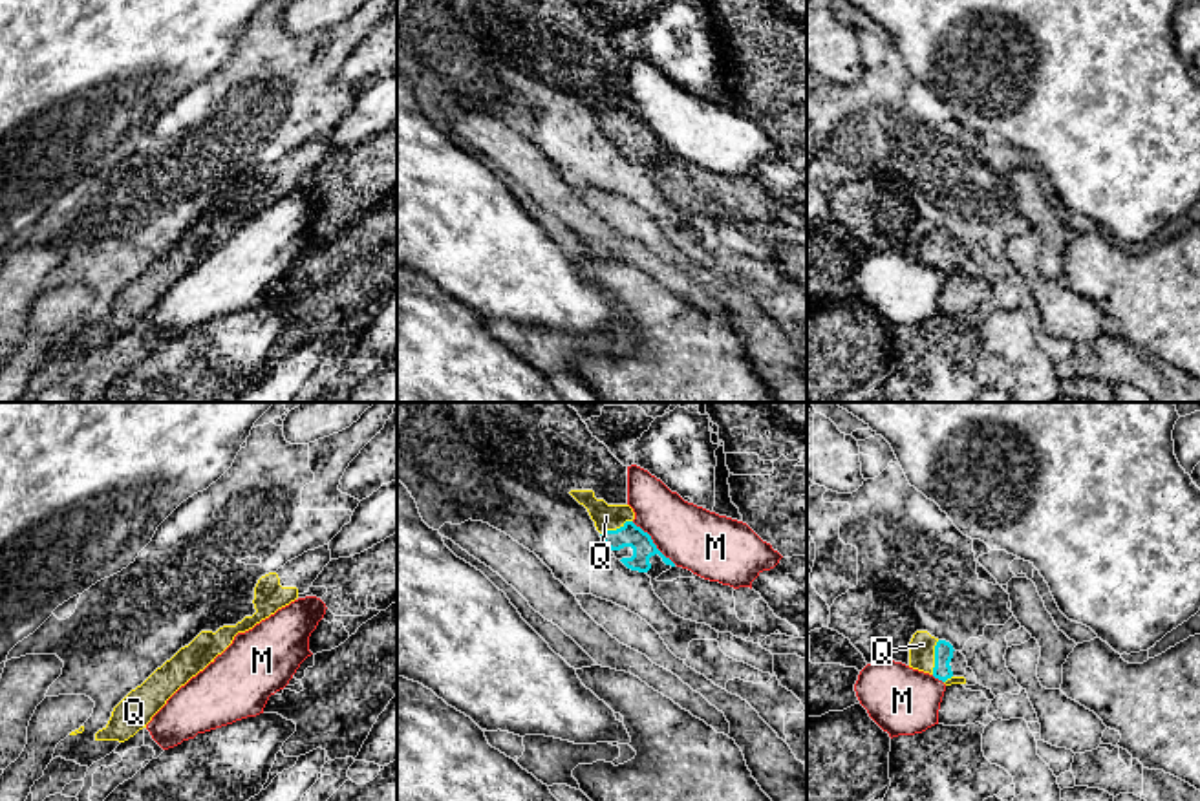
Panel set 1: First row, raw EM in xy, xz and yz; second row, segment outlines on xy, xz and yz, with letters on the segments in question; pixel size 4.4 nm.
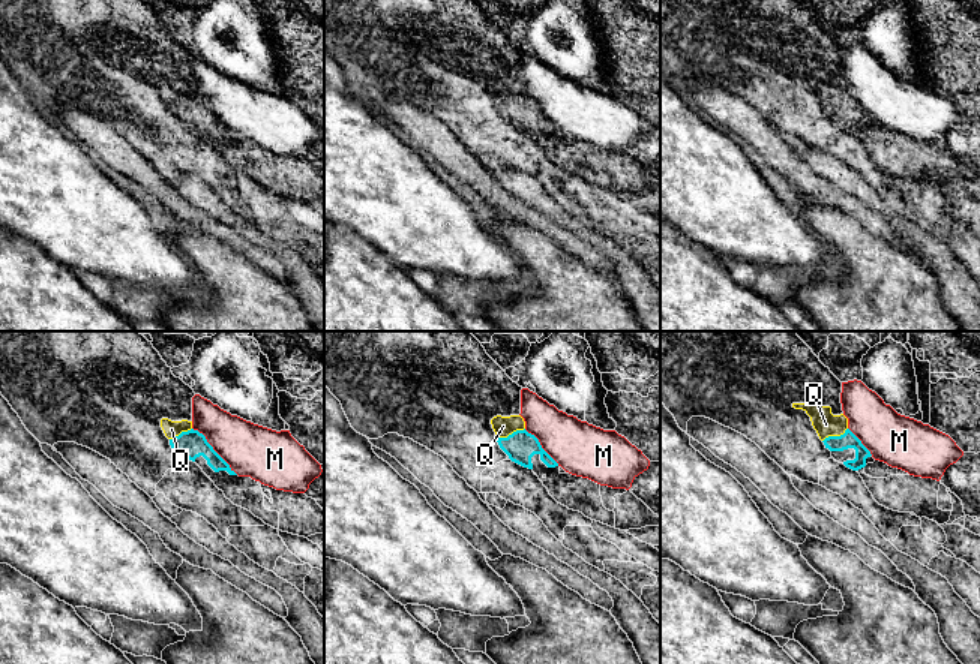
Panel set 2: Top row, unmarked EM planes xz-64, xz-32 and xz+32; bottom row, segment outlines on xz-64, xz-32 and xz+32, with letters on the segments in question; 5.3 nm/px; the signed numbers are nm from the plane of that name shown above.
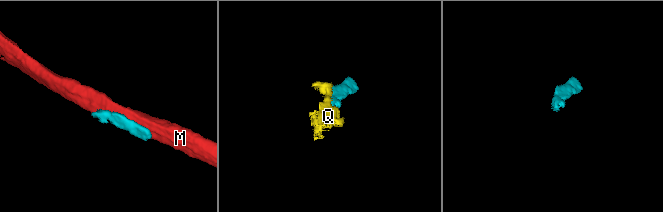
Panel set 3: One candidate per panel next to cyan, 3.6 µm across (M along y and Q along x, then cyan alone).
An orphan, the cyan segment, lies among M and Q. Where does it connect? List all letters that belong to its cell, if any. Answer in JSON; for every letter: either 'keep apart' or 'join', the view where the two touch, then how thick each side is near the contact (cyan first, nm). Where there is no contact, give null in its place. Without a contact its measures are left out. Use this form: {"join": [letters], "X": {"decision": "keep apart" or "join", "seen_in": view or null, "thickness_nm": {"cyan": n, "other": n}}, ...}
{"join": ["Q"], "M": {"decision": "keep apart", "seen_in": "xz", "thickness_nm": {"cyan": 100, "other": 280}}, "Q": {"decision": "join", "seen_in": "xz", "thickness_nm": {"cyan": 100, "other": 110}}}

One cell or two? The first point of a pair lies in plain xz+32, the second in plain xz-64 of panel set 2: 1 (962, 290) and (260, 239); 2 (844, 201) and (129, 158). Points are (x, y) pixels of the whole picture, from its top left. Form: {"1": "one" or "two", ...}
{"1": "one", "2": "one"}

